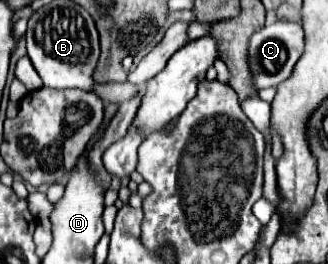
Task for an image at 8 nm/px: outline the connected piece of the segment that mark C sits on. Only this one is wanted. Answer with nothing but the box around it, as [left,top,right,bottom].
[247,21,303,89]

